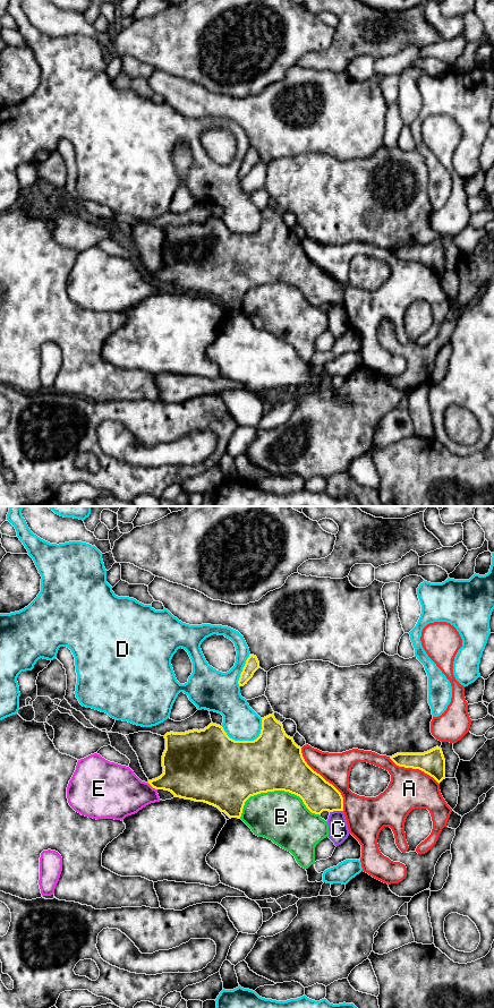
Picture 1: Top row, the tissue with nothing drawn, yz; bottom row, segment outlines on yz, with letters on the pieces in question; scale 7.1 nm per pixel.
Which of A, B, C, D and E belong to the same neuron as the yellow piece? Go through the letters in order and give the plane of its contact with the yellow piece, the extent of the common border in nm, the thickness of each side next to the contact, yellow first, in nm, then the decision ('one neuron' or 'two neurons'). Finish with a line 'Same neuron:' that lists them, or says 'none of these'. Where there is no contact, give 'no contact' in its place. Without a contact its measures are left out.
A: meets yellow in yz; contact 550 nm long; 280 nm thick on the yellow side, 220 nm on the other; two neurons
B: meets yellow in yz; contact 550 nm long; 400 nm thick on the yellow side, 360 nm on the other; two neurons
C: meets yellow in yz; contact 100 nm long; 240 nm thick on the yellow side, 140 nm on the other; two neurons
D: meets yellow in yz; contact 300 nm long; 460 nm thick on the yellow side, 260 nm on the other; two neurons
E: meets yellow in yz; contact 90 nm long; 320 nm thick on the yellow side, 360 nm on the other; two neurons
Same neuron: none of these

